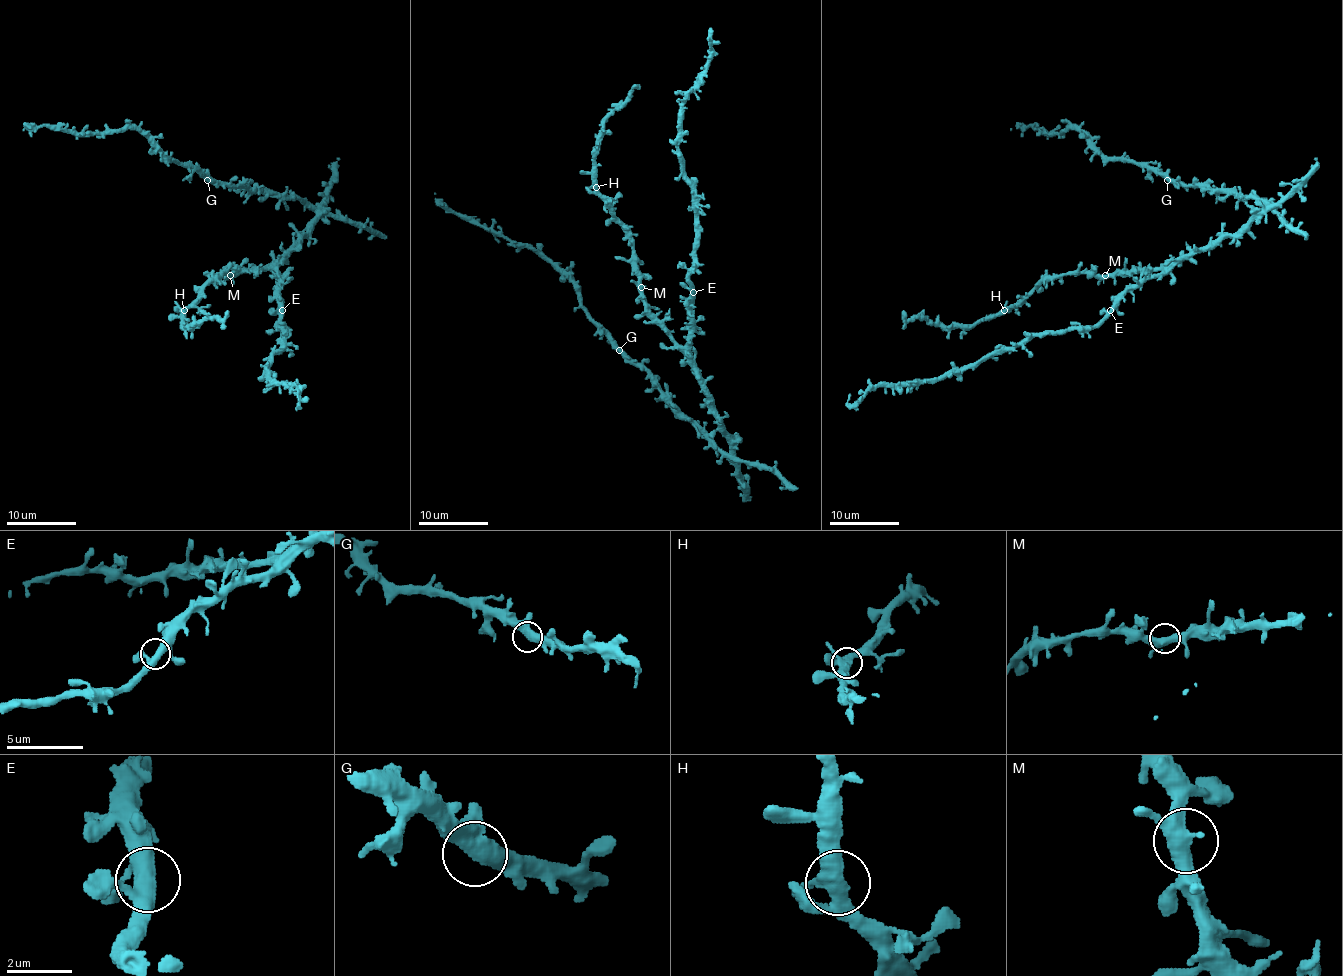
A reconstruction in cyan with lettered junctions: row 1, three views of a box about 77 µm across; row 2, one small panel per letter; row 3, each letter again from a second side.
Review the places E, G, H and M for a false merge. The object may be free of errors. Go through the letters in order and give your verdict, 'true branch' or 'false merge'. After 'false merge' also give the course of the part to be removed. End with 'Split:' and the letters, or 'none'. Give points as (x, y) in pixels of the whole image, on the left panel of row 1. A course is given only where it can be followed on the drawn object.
E: true branch
G: true branch
H: true branch
M: true branch
Split: none

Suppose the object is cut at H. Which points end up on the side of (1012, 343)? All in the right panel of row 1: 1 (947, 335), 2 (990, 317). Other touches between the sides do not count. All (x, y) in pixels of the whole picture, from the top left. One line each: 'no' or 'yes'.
1: no
2: no

